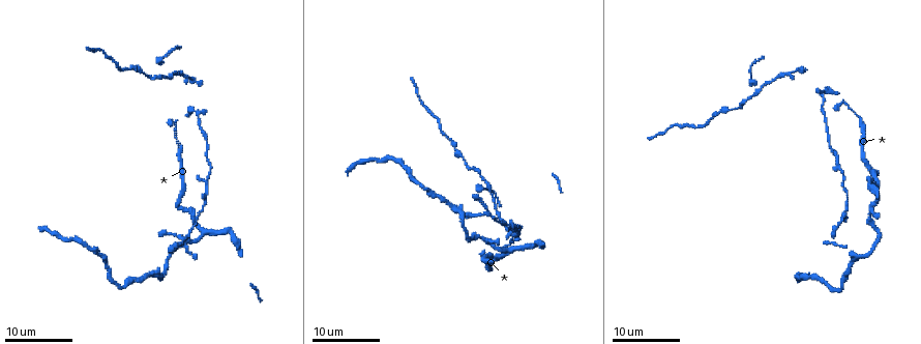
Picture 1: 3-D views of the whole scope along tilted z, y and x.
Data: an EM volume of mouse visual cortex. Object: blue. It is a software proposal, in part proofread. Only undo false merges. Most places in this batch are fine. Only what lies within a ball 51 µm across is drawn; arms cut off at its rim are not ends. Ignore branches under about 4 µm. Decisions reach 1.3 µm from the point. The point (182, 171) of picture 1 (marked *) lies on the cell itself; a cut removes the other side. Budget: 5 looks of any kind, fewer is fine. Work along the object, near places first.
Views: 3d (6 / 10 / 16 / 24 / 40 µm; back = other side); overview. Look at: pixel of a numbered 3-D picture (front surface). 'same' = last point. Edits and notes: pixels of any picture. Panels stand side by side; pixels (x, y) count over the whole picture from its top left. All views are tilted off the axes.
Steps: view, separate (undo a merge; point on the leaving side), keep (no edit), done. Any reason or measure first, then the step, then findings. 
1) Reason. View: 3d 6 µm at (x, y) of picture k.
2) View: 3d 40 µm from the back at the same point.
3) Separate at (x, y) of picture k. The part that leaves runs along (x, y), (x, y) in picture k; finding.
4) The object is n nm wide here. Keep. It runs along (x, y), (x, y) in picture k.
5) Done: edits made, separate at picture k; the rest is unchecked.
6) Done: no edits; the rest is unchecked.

Calibre changes. View: 3d 16 µm at (206, 181) of picture 1.

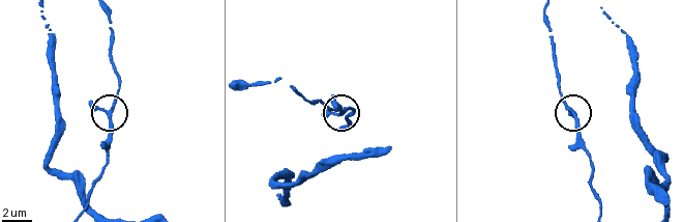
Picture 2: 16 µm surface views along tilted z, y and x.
View: 3d 6 µm at (574, 114) of picture 2.

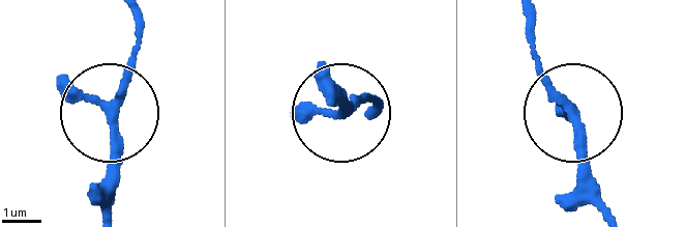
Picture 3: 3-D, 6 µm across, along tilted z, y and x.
View: 3d 6 µm from the back at (571, 111) of picture 3.

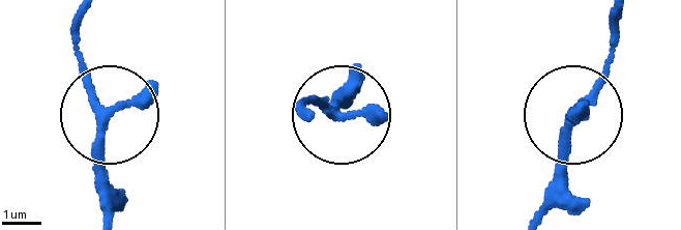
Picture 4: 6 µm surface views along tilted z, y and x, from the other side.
3 arms meet here. Keep. It runs along (81, 23), (78, 60), (105, 118), (105, 201) in picture 4; continuous, no second cell.

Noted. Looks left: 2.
Arms part here. View: 3d 24 µm at (757, 91) of picture 1.

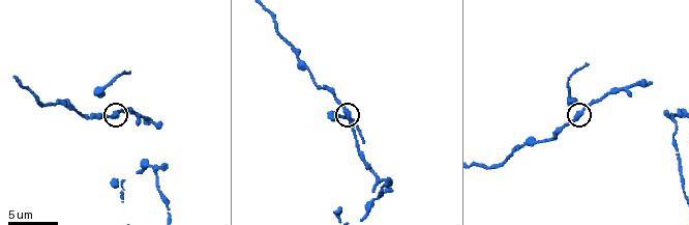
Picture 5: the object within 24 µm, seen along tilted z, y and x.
View: 3d 6 µm at (576, 114) of picture 5.

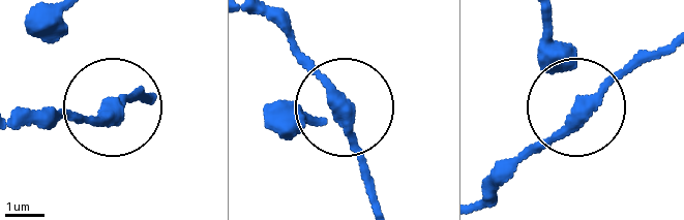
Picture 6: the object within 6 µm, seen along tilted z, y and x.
The side arm is 8 µm long. Keep. Continuous, no second cell.

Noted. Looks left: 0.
Done: no edits; the rest is unchecked.

